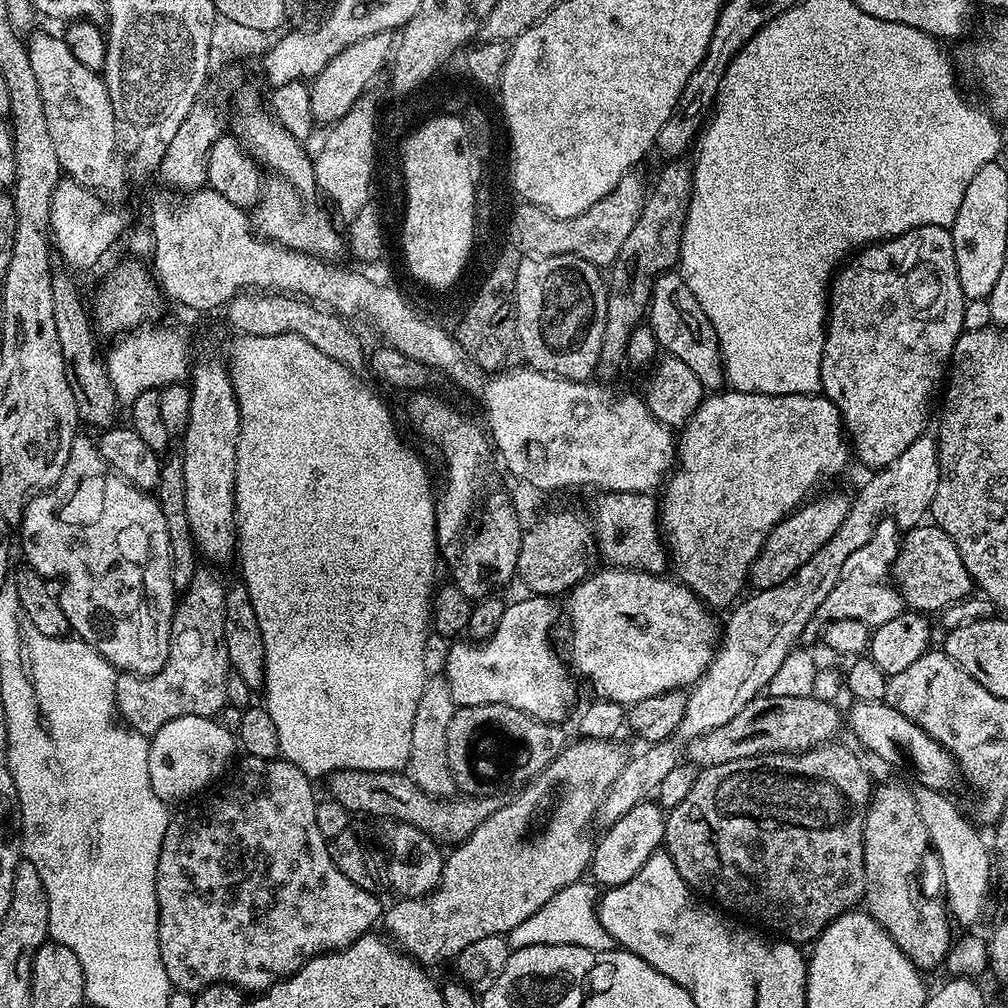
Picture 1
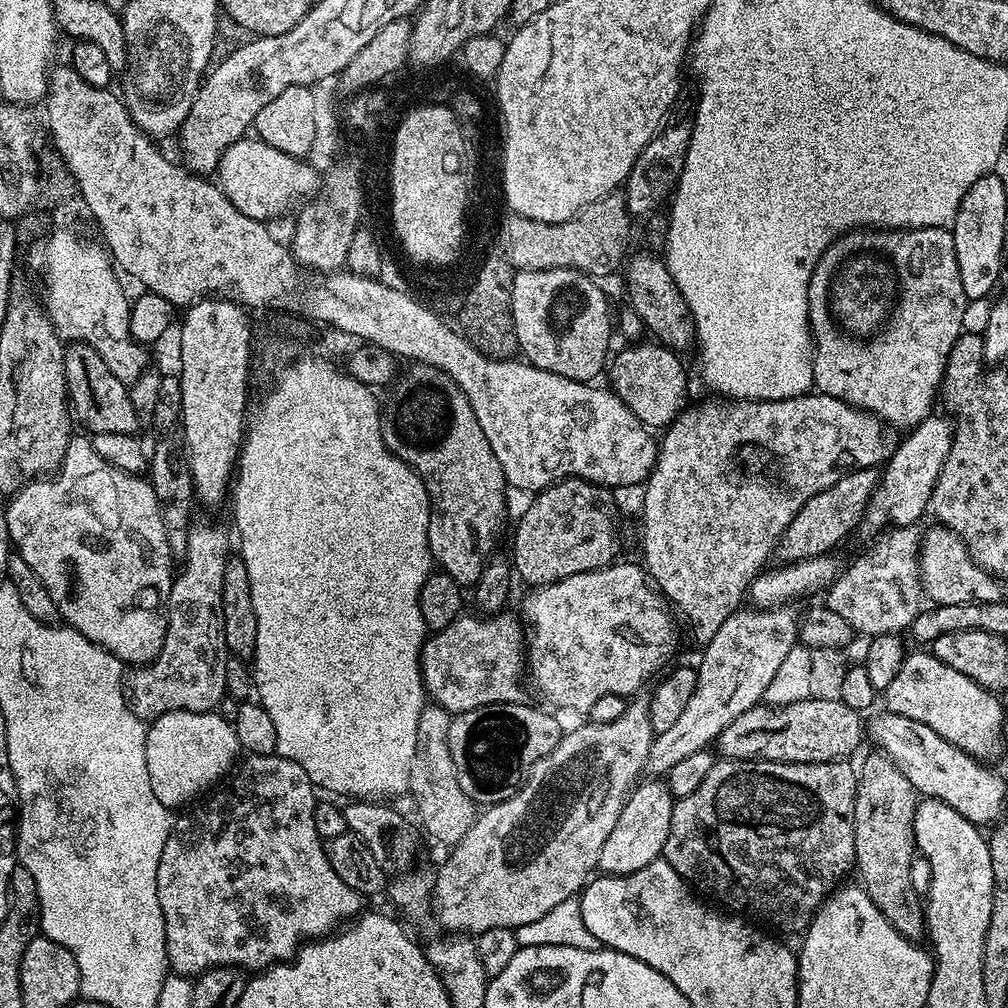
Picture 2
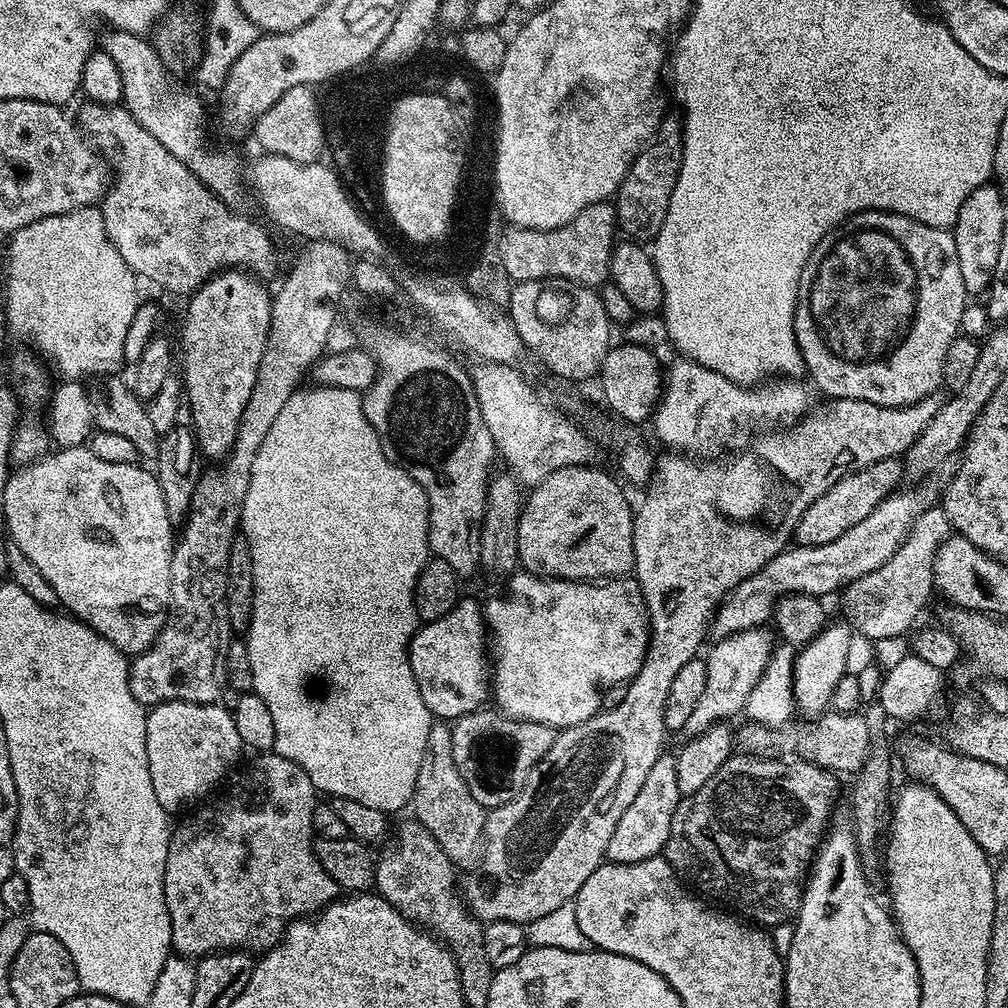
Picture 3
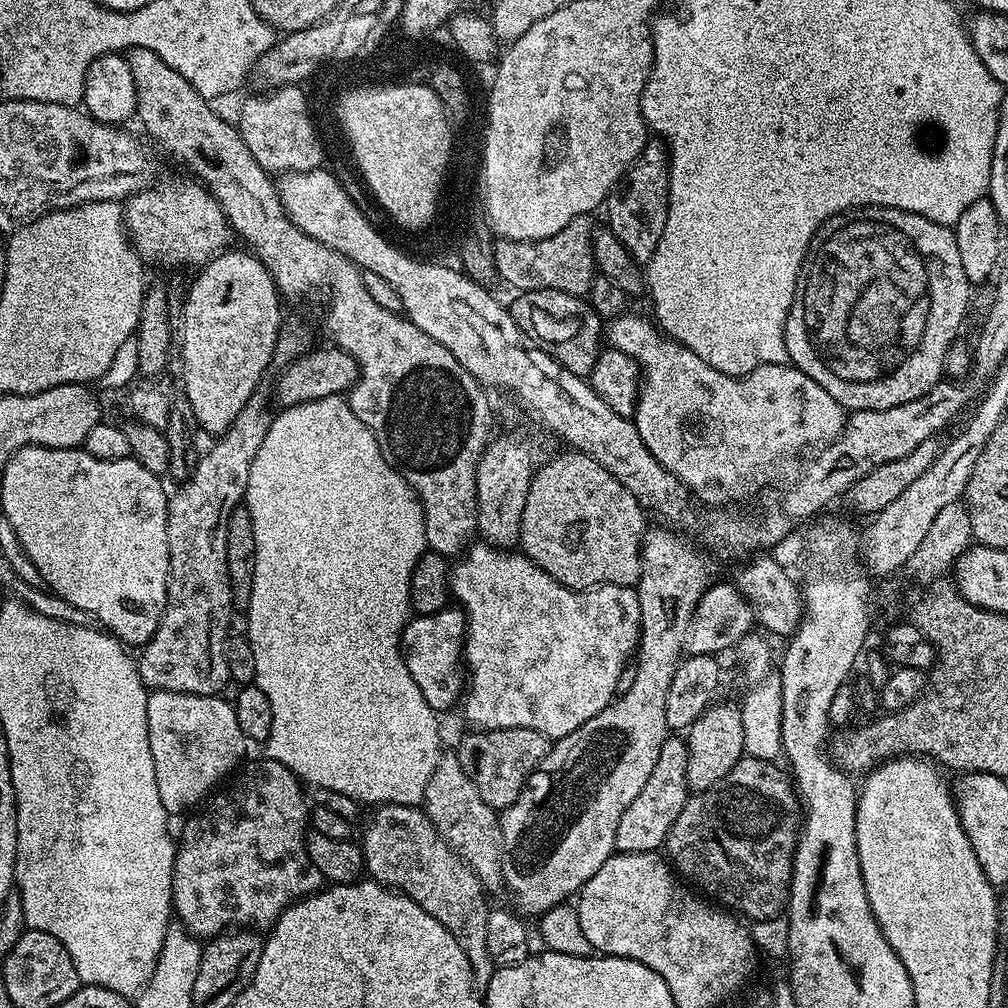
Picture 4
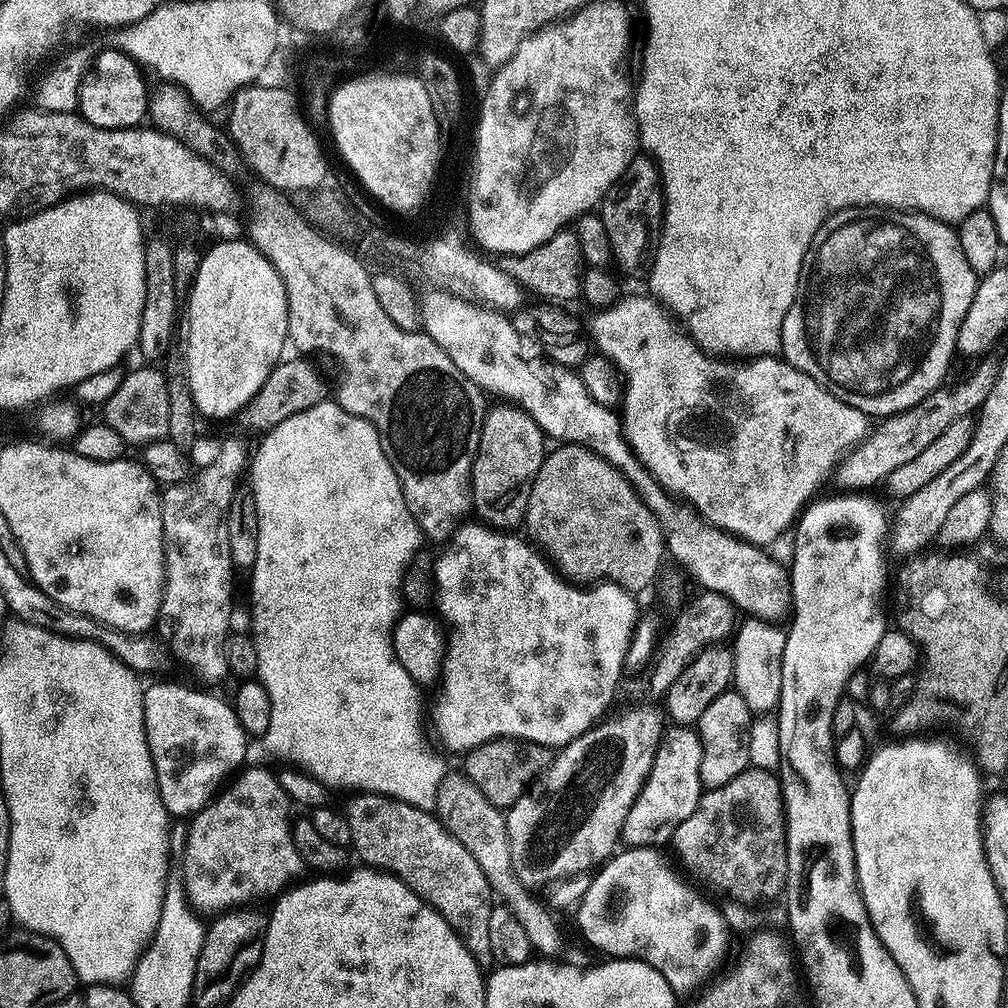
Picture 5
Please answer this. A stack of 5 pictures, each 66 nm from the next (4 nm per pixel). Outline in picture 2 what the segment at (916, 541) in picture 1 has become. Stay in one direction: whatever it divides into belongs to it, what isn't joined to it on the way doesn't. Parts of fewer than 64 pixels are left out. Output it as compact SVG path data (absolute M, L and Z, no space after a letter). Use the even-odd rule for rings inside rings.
M935 526L923 533L920 544L920 582L923 595L932 599L933 605L962 606L972 603L998 603L1005 599L1005 581L984 572L982 566L974 562L971 552L961 542L960 536L949 528Z

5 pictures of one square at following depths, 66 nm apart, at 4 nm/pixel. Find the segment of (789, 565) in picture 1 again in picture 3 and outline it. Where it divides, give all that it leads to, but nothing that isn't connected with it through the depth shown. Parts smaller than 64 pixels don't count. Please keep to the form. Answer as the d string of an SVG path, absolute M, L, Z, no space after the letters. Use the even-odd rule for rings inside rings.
M886 458L882 462L874 462L874 466L866 466L862 470L846 474L846 478L834 482L834 486L826 490L826 494L810 502L794 533L795 543L813 548L826 542L834 542L834 538L842 538L842 534L846 534L850 526L858 526L862 518L870 518L877 506L901 487L900 479L905 479L905 476L906 469L900 458Z

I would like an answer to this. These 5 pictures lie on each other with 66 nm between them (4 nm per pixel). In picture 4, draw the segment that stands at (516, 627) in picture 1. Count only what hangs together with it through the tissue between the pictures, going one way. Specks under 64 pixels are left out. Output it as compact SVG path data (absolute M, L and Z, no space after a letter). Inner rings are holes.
M449 606L429 616L413 615L404 627L402 651L406 670L410 670L410 678L414 678L414 682L418 682L418 690L422 690L422 698L426 698L426 702L437 714L444 714L447 708L452 708L455 704L457 707L461 699L462 689L466 684L462 675L465 631L464 610L459 606Z

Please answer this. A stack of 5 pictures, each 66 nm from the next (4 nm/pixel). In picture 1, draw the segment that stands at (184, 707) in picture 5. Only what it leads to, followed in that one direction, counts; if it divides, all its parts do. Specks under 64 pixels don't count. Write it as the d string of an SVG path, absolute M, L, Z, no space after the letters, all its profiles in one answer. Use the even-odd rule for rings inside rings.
M207 716L174 718L150 738L150 786L154 786L154 794L158 794L158 798L165 802L187 801L203 792L229 767L228 759L231 758L232 751L237 751L238 744L233 733L229 729L227 732L218 721L219 719Z

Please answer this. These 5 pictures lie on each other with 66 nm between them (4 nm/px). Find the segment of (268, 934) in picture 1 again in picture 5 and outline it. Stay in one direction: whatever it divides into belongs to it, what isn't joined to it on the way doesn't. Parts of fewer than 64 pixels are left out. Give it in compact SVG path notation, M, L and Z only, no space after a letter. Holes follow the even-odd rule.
M245 767L201 812L191 817L189 824L192 825L189 826L188 837L184 840L182 883L188 903L197 913L223 914L229 910L255 905L255 900L264 900L267 896L275 898L305 875L303 872L306 872L306 865L292 833L294 805L291 797L280 784L280 777L276 772L267 772L264 768L247 768Z

